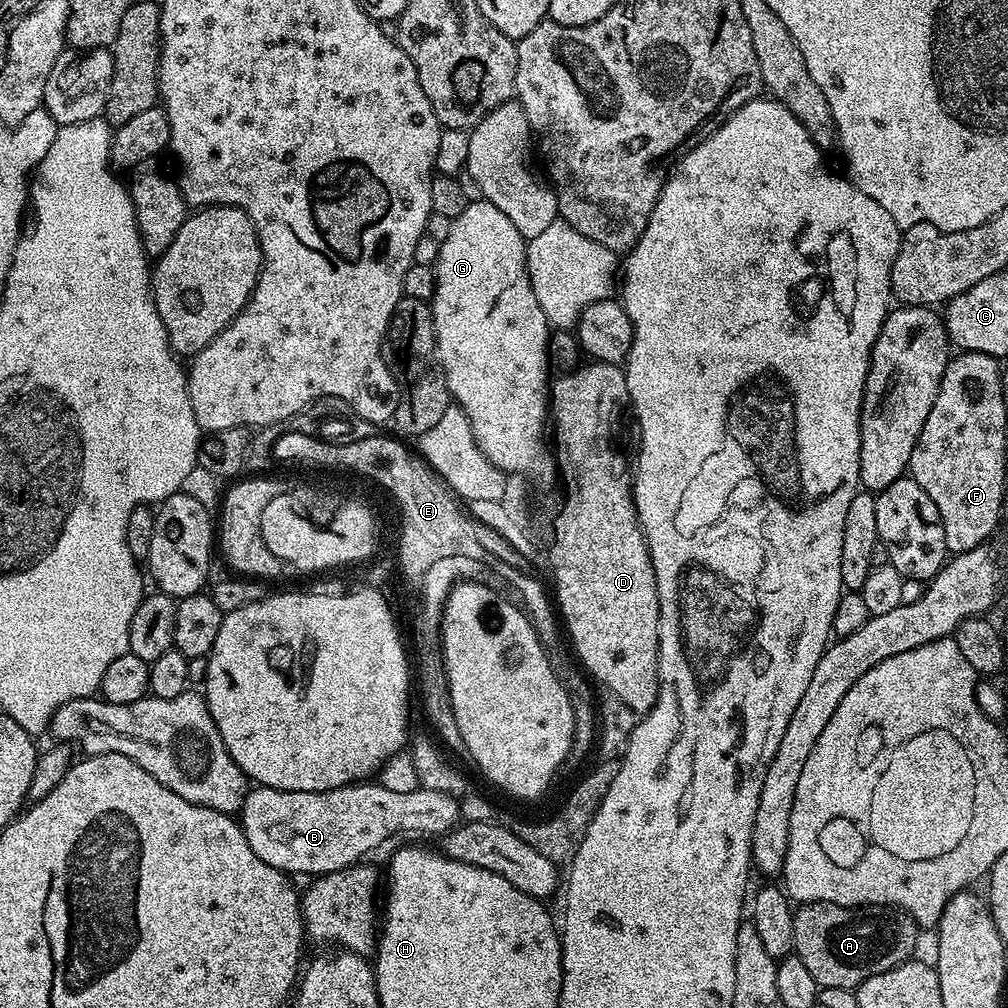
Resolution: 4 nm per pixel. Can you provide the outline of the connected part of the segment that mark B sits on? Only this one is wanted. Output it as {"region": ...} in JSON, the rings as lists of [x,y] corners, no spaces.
{"region":[[[378,782],[344,784],[341,788],[325,792],[291,792],[256,786],[244,798],[244,807],[238,813],[238,823],[250,842],[250,850],[280,872],[301,872],[307,878],[325,876],[338,870],[346,870],[361,863],[367,852],[387,842],[399,832],[421,832],[424,836],[443,837],[456,828],[460,815],[460,800],[439,790],[419,786],[406,794],[394,793]]]}

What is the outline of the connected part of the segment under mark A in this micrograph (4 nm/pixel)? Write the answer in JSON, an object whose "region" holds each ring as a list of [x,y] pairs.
{"region":[[[802,904],[793,911],[794,954],[802,958],[806,970],[820,988],[842,986],[855,990],[862,981],[872,974],[882,974],[894,966],[903,964],[913,955],[916,948],[918,925],[906,912],[894,907],[865,906],[843,908],[837,904]]]}

